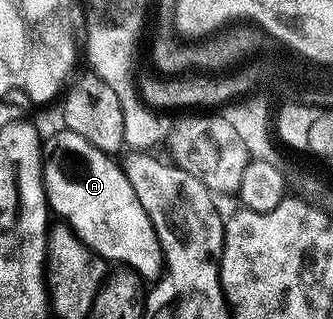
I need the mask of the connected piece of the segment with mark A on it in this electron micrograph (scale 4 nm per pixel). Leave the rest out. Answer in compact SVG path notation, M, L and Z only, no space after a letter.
M61 128L52 138L47 138L46 145L52 148L52 154L43 158L44 166L44 193L48 197L48 208L56 213L61 222L66 225L83 245L88 246L104 258L105 262L121 261L121 266L139 275L145 282L152 283L163 272L164 252L158 243L158 235L150 223L150 215L138 203L138 195L134 195L134 187L130 187L130 179L119 164L115 165L109 154L98 151L82 135L74 135L74 131Z

